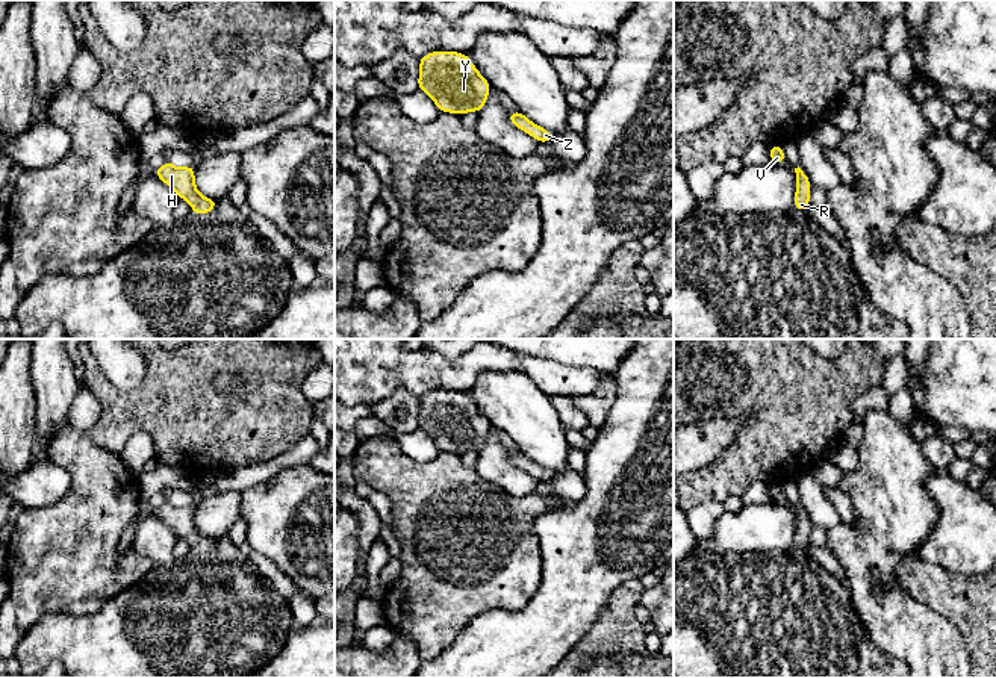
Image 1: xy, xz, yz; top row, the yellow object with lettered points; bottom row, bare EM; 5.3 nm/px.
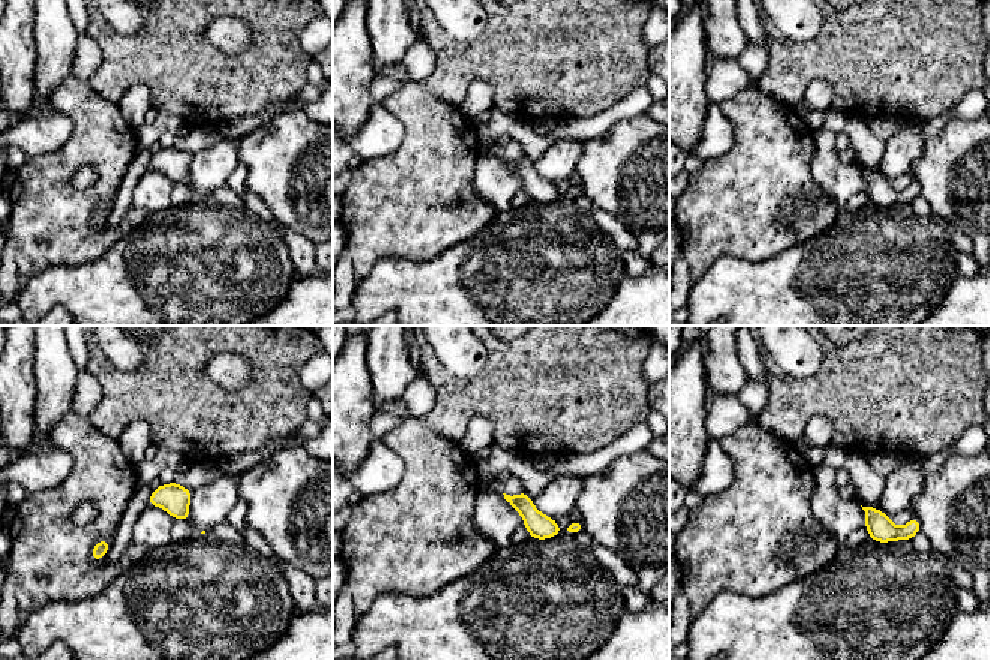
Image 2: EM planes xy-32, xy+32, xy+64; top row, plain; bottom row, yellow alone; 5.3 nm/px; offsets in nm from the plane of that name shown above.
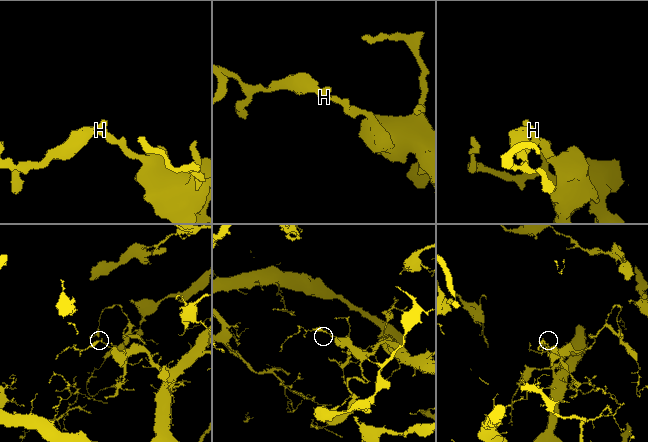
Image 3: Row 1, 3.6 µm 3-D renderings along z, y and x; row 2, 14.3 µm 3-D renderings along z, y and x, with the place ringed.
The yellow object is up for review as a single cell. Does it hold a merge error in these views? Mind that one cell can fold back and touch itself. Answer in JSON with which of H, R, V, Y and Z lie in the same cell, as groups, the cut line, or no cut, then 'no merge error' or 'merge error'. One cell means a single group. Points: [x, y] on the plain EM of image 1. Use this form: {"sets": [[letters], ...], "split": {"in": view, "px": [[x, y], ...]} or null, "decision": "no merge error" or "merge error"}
{"sets": [["H", "R", "V", "Y", "Z"]], "split": null, "decision": "no merge error"}

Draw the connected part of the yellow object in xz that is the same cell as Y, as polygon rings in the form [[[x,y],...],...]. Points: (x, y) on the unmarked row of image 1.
[[[436,389],[419,398],[418,428],[431,436],[439,451],[463,454],[480,451],[492,427],[465,392]]]

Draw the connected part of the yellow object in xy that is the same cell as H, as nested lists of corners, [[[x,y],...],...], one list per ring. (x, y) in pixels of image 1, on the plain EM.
[[[165,501],[160,507],[153,508],[180,537],[186,539],[194,552],[204,554],[215,549],[218,540],[203,536],[195,525],[194,505],[176,507],[173,501]]]

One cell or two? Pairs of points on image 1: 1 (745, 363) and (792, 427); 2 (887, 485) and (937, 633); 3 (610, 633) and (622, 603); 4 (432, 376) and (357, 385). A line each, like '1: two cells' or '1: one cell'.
1: one cell
2: one cell
3: one cell
4: one cell

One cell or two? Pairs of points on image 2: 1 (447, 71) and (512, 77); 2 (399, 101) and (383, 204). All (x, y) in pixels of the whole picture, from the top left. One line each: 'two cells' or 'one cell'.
1: one cell
2: one cell

